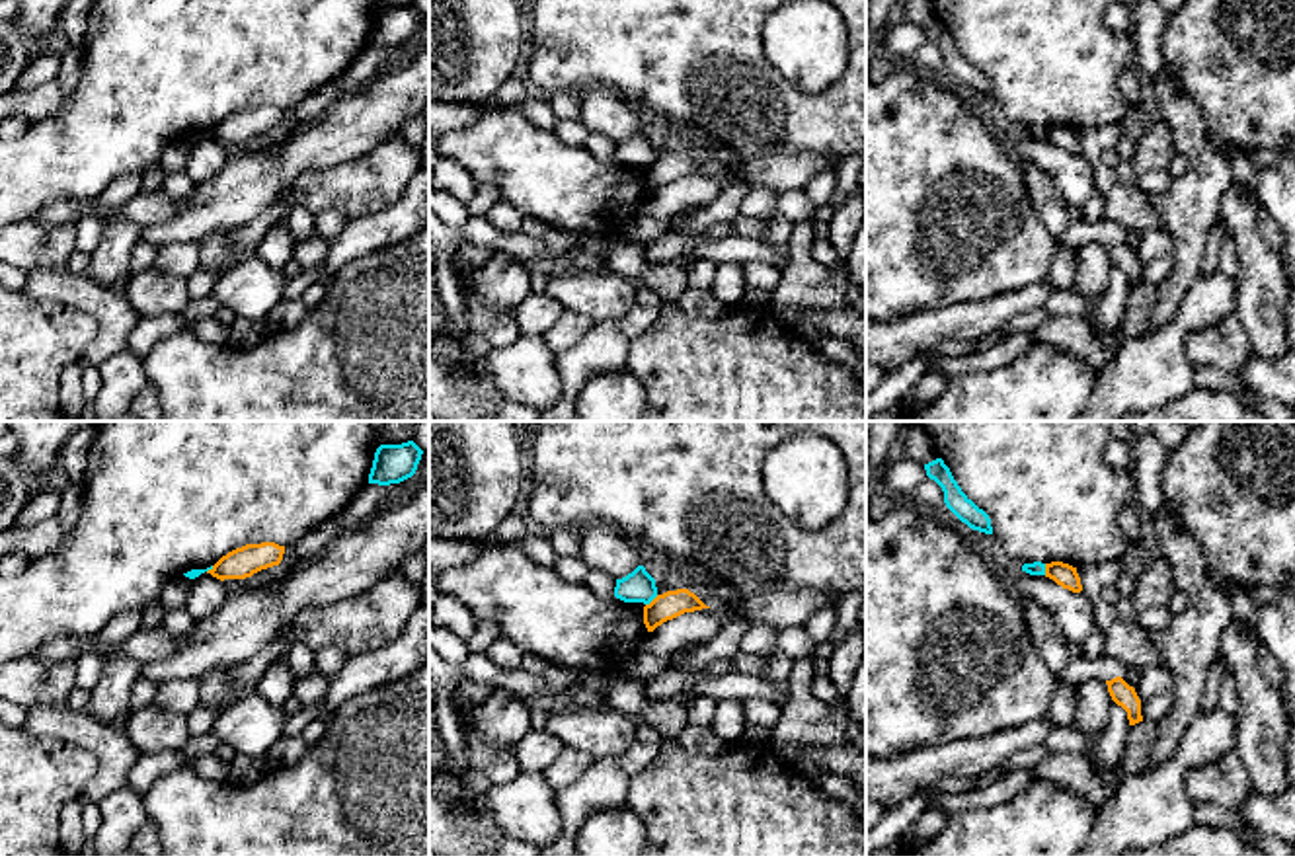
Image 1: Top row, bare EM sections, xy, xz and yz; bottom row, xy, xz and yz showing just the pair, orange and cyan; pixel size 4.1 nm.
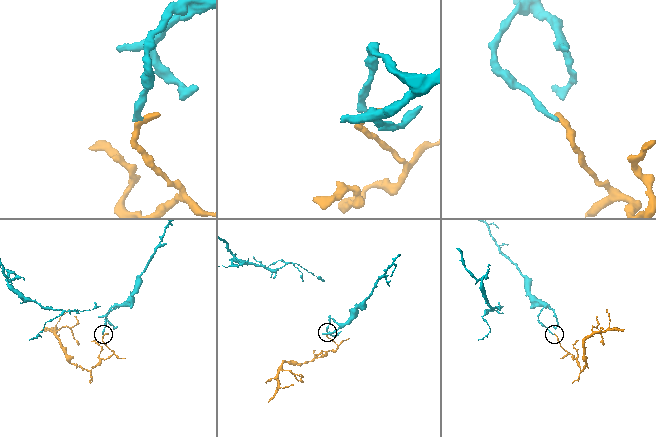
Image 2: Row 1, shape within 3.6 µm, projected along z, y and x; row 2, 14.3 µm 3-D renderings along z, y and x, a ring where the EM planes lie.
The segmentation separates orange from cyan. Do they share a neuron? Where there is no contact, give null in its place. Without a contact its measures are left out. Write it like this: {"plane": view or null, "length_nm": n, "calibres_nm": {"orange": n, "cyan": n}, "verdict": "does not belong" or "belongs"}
{"plane": "xz", "length_nm": 70, "calibres_nm": {"orange": 120, "cyan": 130}, "verdict": "does not belong"}

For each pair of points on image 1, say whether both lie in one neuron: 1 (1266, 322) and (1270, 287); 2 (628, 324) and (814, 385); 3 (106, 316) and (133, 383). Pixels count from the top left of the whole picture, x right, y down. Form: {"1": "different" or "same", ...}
{"1": "same", "2": "different", "3": "different"}

